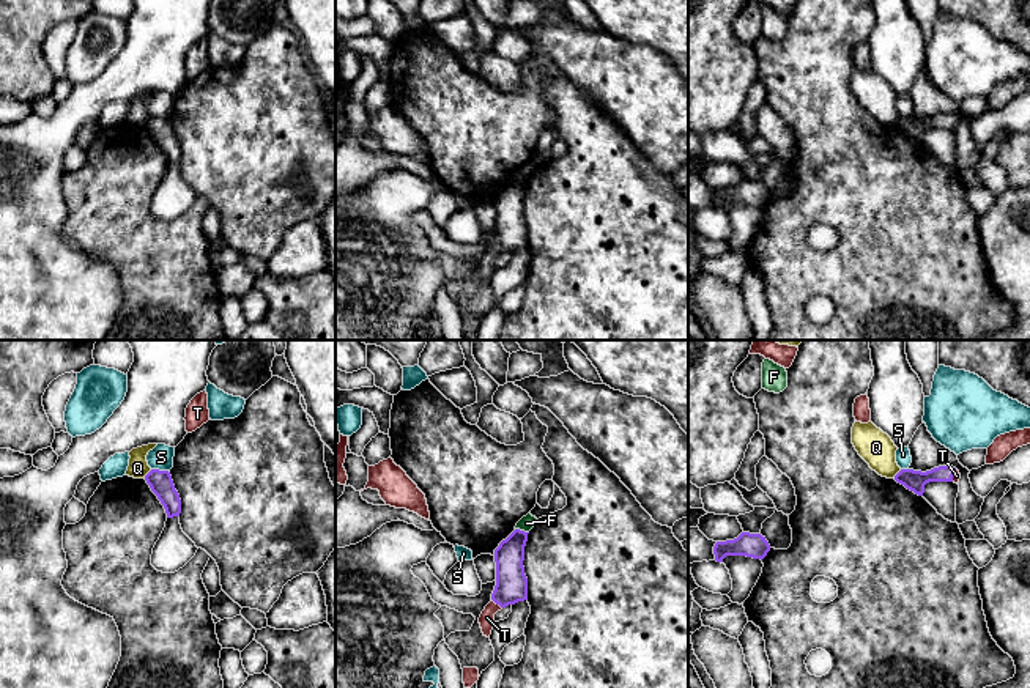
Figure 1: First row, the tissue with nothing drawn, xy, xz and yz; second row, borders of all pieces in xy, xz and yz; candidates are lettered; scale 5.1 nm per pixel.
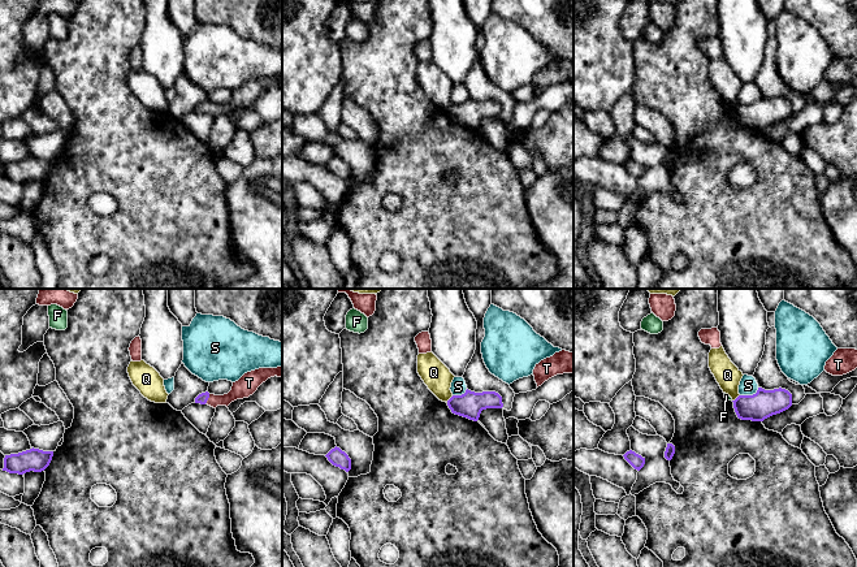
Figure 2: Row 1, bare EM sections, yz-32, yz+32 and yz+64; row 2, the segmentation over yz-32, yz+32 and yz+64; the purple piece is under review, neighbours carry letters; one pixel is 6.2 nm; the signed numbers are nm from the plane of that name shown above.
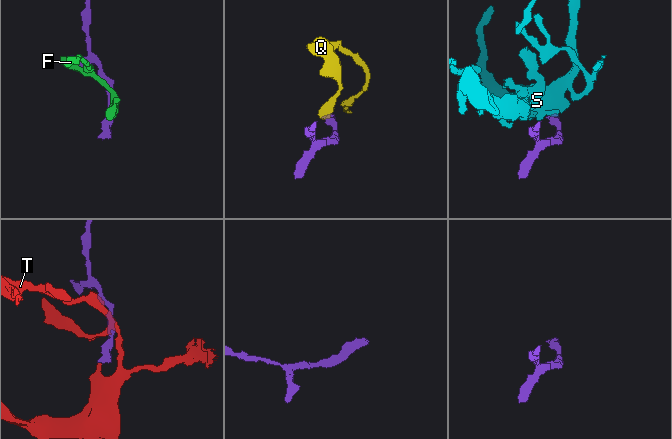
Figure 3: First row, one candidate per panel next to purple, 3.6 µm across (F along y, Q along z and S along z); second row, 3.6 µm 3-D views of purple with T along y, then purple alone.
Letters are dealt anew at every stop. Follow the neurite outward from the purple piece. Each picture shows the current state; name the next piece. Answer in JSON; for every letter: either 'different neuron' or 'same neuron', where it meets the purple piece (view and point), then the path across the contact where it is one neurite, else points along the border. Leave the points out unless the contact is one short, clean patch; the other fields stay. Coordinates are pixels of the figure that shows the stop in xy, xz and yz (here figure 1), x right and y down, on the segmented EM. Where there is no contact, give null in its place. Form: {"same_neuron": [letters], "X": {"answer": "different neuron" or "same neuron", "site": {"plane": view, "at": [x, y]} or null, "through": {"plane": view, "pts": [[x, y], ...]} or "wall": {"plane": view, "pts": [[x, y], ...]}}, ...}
{"same_neuron": ["T"], "F": {"answer": "different neuron", "site": {"plane": "xz", "at": [522, 531]}, "wall": {"plane": "xz", "pts": [[515, 528], [528, 532]]}}, "Q": {"answer": "different neuron", "site": {"plane": "xy", "at": [147, 474]}, "wall": {"plane": "xy", "pts": [[151, 469], [144, 477]]}}, "S": {"answer": "different neuron", "site": {"plane": "xy", "at": [161, 471]}, "wall": {"plane": "xy", "pts": [[151, 468], [169, 473]]}}, "T": {"answer": "same neuron", "site": {"plane": "xz", "at": [496, 603]}, "through": {"plane": "xz", "pts": [[511, 588], [496, 603], [487, 617]]}}}

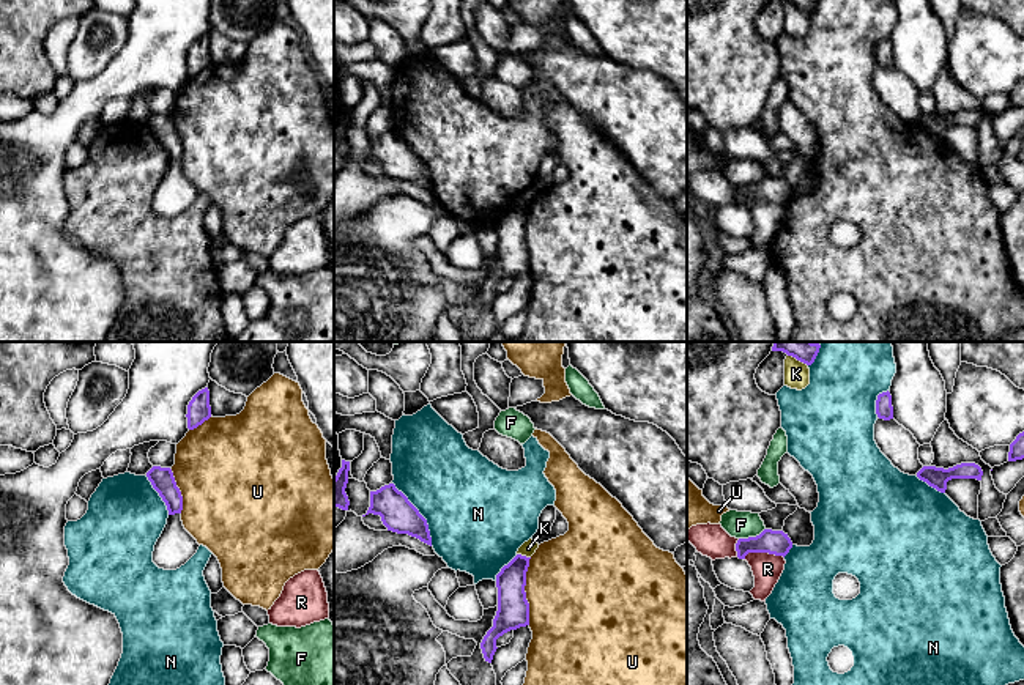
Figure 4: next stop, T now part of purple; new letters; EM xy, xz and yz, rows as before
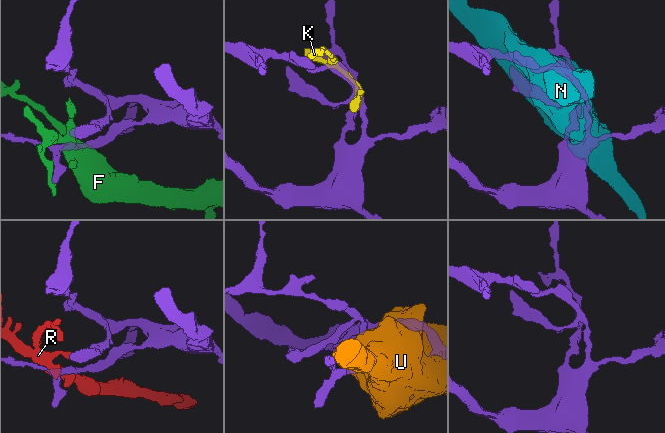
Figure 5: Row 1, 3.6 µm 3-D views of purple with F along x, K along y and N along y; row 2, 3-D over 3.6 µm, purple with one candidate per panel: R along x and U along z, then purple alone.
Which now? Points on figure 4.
{"same_neuron": [], "F": {"answer": "different neuron", "site": {"plane": "yz", "at": [752, 537]}}, "K": {"answer": "different neuron", "site": {"plane": "xz", "at": [523, 556]}}, "N": {"answer": "different neuron", "site": {"plane": "xz", "at": [419, 514]}}, "R": {"answer": "different neuron", "site": {"plane": "yz", "at": [764, 551]}}, "U": {"answer": "different neuron", "site": {"plane": "xz", "at": [523, 591]}}}

